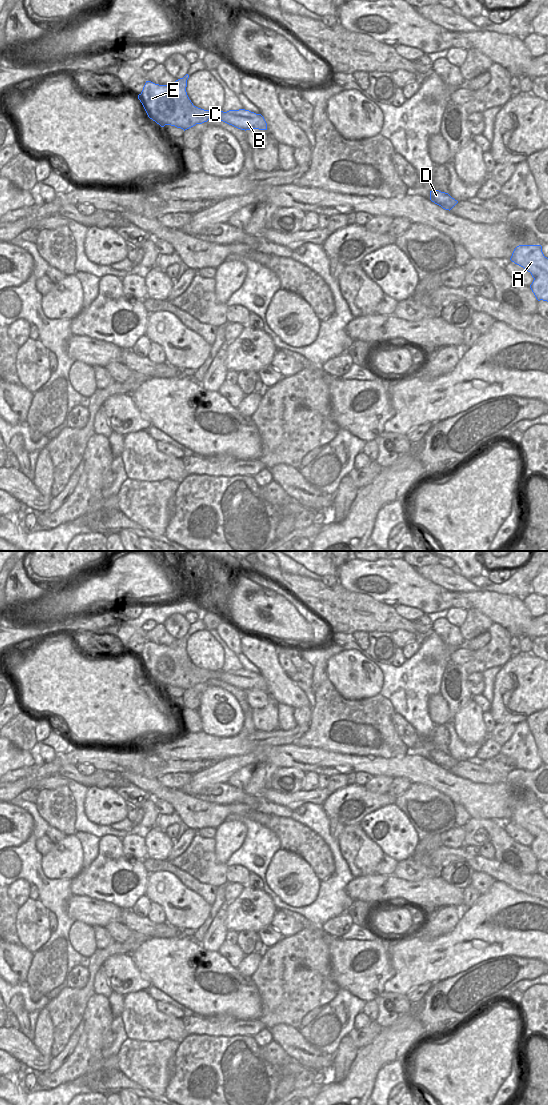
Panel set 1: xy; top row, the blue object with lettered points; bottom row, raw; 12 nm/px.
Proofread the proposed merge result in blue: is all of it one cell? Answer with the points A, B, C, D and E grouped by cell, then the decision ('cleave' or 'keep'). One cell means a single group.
groups A B D / C E; cleave

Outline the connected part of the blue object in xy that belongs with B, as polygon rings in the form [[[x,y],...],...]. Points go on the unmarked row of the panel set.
[[[239,669],[239,670],[229,670],[223,672],[221,670],[218,673],[223,673],[227,675],[229,685],[232,685],[241,690],[267,690],[267,683],[261,674],[256,674],[249,670]]]

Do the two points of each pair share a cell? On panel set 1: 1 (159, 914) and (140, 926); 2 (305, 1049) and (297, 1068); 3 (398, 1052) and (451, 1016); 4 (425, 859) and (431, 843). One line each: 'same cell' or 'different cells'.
1: different cells
2: different cells
3: different cells
4: same cell

